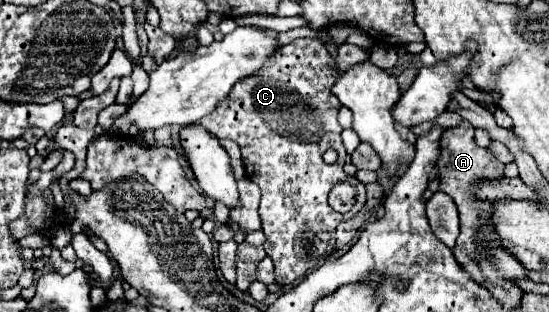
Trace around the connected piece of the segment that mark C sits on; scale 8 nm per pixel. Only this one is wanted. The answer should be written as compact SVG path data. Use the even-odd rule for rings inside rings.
M298 38L278 48L258 74L236 82L214 112L200 122L214 136L234 140L240 146L246 176L262 190L258 212L266 234L264 250L274 262L280 286L292 284L326 262L336 248L336 226L358 214L366 202L364 184L350 182L350 176L342 170L346 156L338 124L342 104L330 92L340 72L332 66L334 58L322 42ZM328 148L338 152L336 164L322 160ZM338 182L350 182L358 190L358 200L348 214L338 214L328 206L328 192Z

